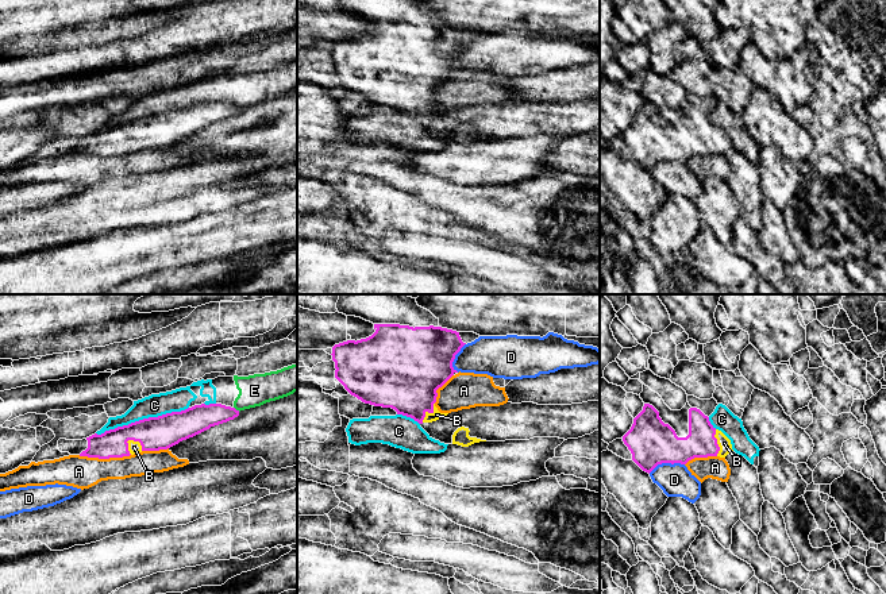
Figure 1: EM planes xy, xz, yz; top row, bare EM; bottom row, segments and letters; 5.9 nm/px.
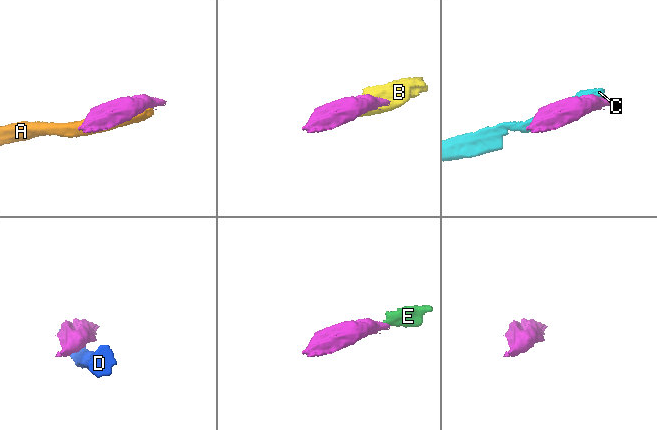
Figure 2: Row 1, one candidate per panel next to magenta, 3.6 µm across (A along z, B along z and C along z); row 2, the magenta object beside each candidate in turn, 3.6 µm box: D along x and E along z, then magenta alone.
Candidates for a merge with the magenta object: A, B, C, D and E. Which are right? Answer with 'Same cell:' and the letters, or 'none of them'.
Same cell: B

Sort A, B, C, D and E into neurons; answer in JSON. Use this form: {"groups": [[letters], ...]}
{"groups": [["A"], ["B"], ["C", "E"], ["D"]]}

